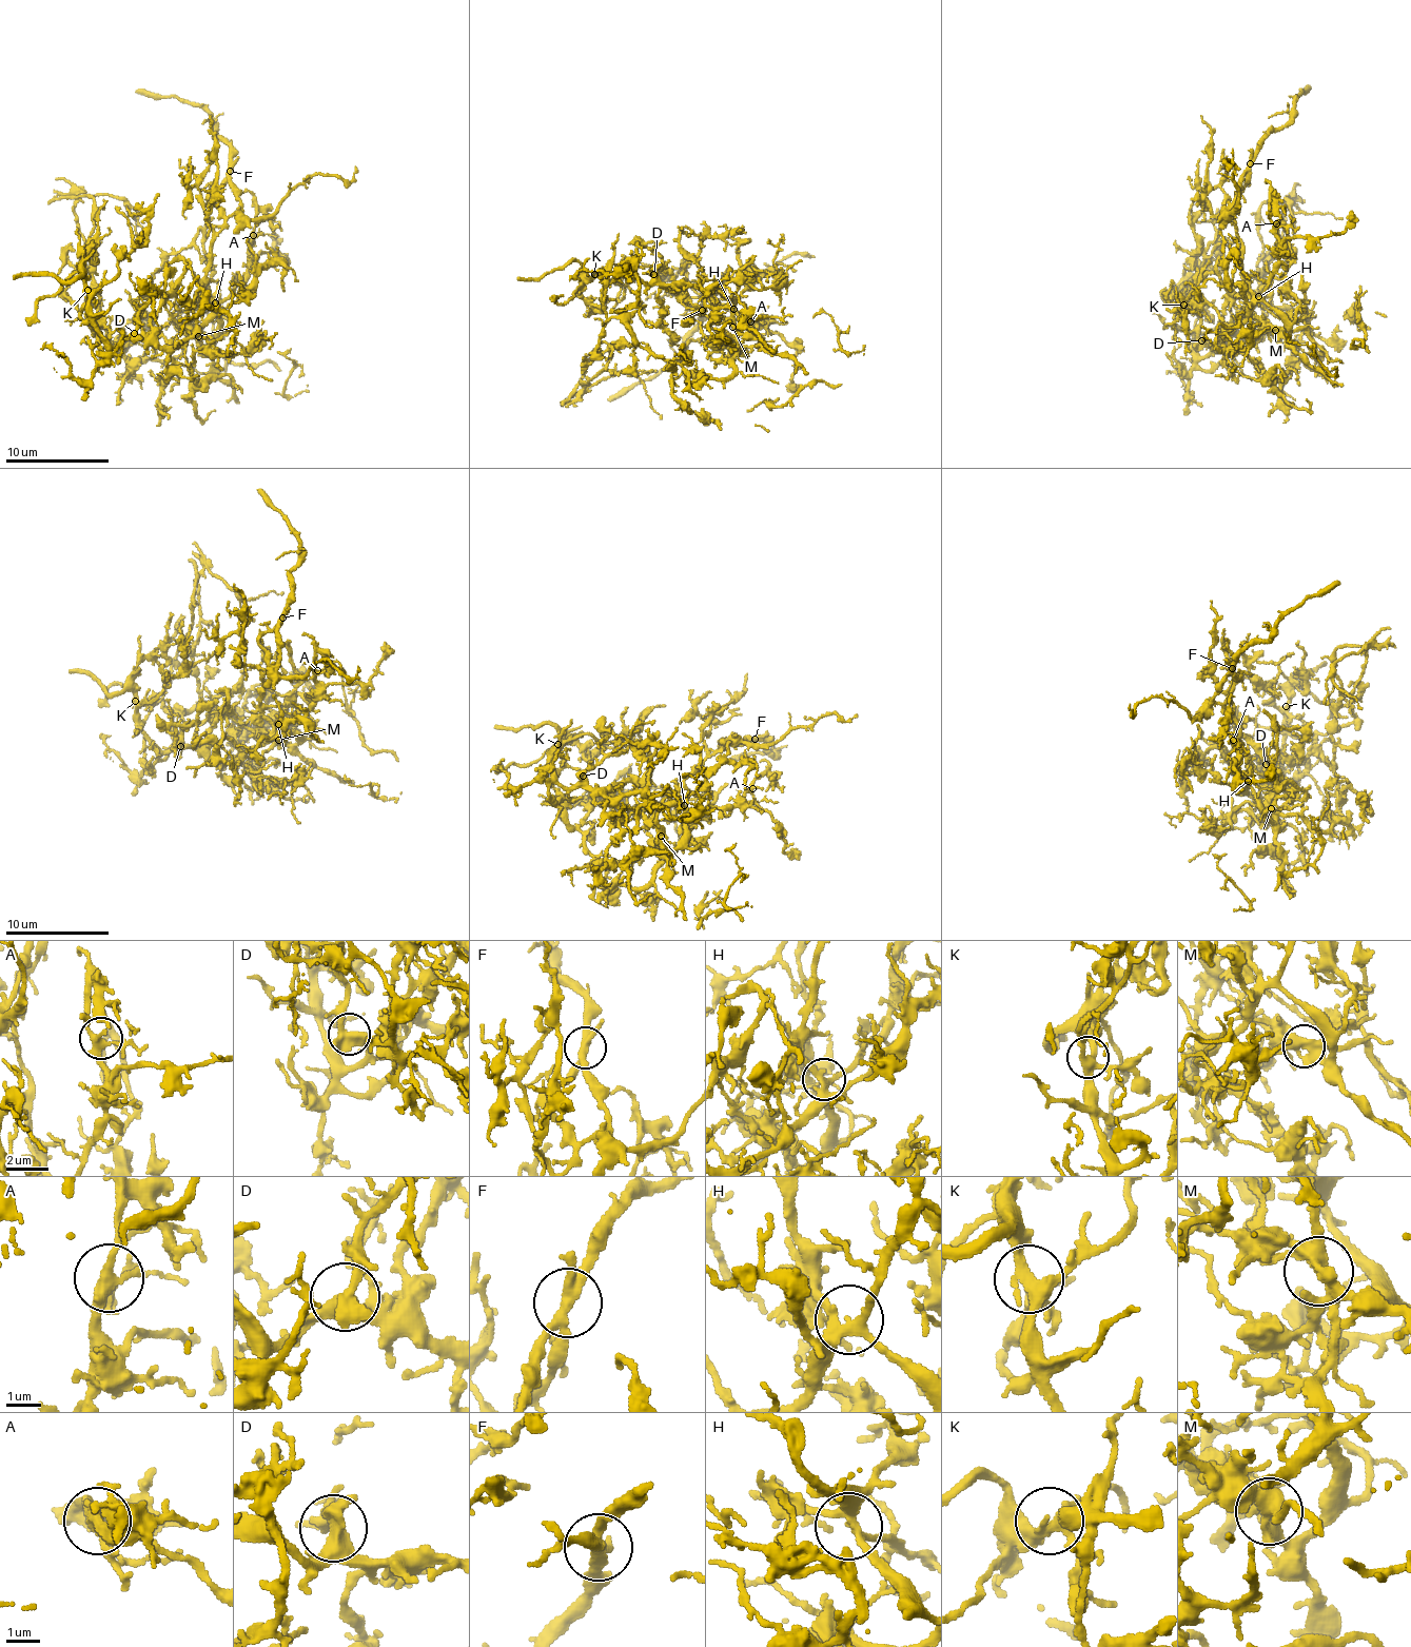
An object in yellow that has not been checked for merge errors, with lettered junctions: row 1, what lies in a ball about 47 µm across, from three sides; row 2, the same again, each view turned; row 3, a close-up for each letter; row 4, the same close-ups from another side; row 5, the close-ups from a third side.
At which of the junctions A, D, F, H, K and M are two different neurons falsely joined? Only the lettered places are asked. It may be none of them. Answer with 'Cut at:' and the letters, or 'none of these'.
Cut at: F, M

